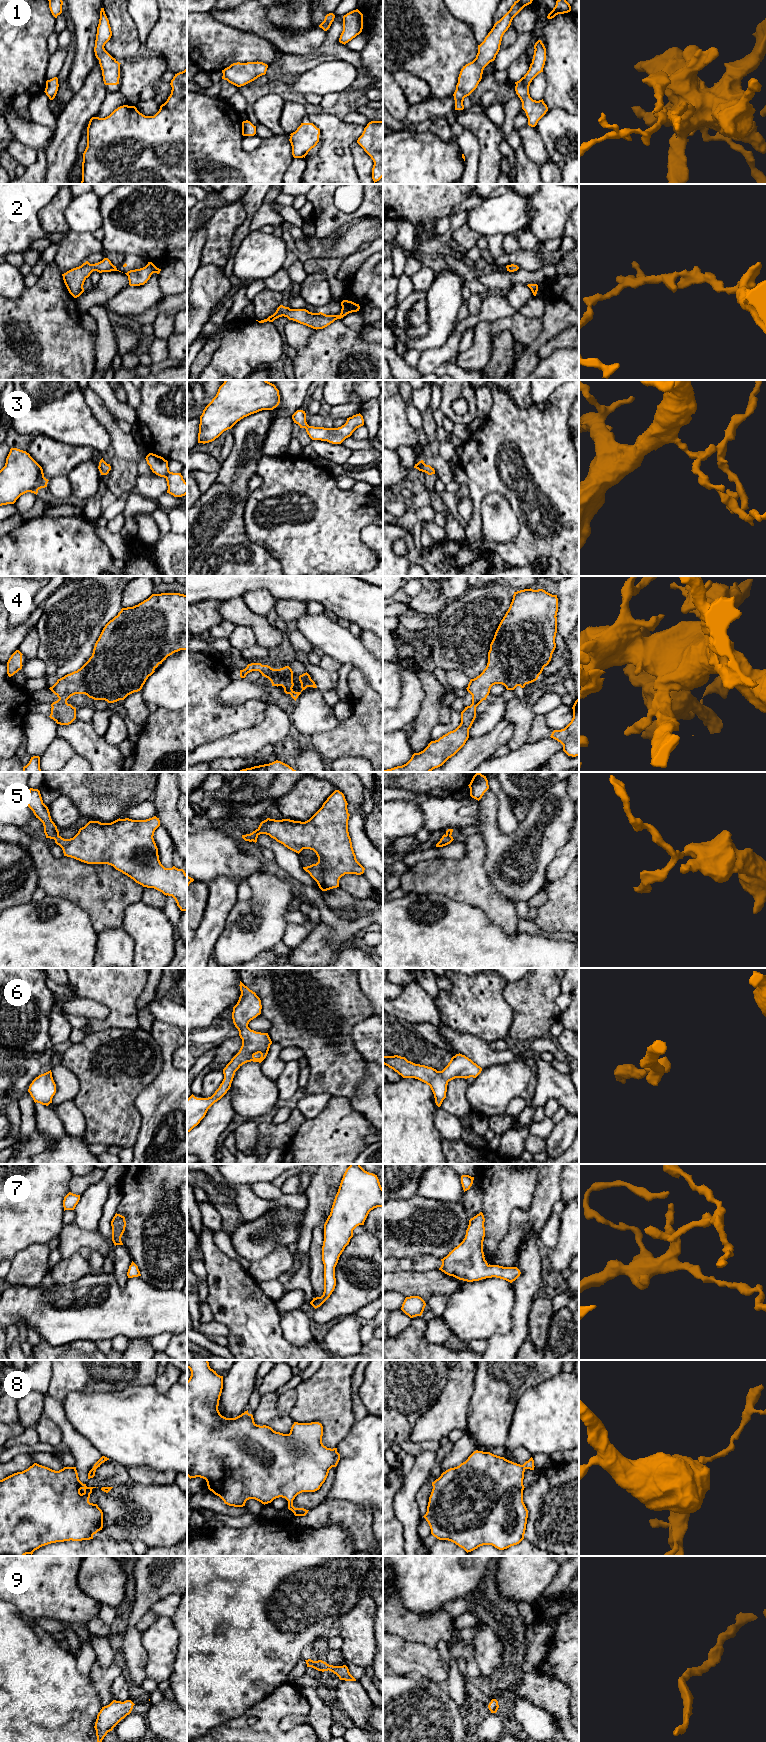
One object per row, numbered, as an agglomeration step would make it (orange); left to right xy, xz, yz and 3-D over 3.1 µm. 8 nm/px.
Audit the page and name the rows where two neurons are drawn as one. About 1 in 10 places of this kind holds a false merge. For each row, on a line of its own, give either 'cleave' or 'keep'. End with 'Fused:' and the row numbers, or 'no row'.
1: keep
2: keep
3: keep
4: keep
5: keep
6: keep
7: keep
8: keep
9: keep
Fused: no row

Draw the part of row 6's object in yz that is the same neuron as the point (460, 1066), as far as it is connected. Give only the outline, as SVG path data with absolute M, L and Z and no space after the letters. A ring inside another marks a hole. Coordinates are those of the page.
M460 1053L453 1056L442 1071L415 1064L398 1055L383 1056L383 1064L393 1069L403 1078L415 1078L429 1085L438 1107L446 1098L449 1081L455 1078L476 1078L482 1071L480 1066Z

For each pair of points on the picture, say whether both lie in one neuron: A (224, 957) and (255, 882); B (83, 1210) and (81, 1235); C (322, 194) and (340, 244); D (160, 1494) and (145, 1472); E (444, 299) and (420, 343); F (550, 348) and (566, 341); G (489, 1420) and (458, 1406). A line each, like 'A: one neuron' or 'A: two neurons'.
A: one neuron
B: two neurons
C: two neurons
D: two neurons
E: one neuron
F: one neuron
G: two neurons

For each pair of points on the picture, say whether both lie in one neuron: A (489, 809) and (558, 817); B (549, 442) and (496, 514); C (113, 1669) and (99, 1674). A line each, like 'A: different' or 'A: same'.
A: same
B: different
C: same

